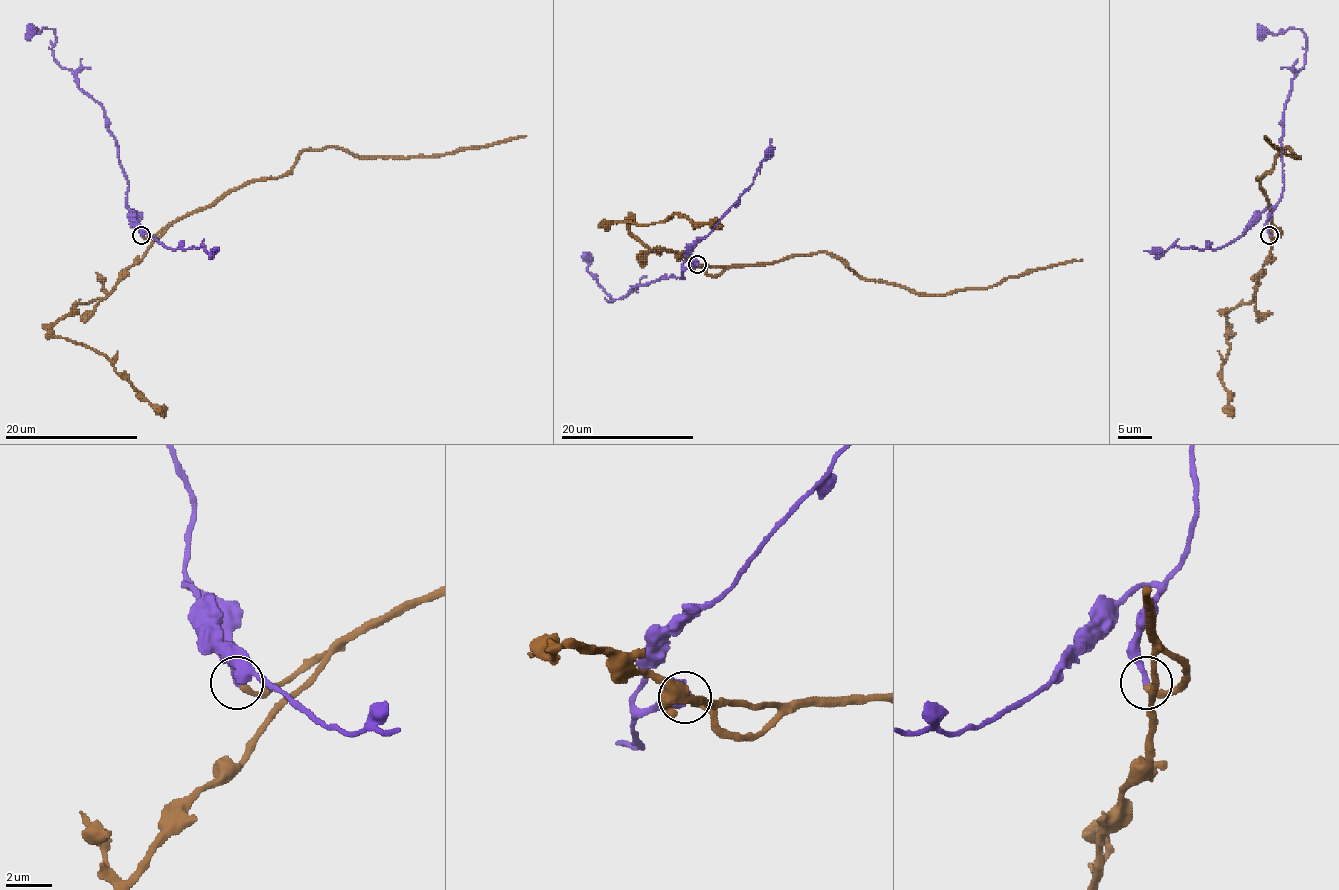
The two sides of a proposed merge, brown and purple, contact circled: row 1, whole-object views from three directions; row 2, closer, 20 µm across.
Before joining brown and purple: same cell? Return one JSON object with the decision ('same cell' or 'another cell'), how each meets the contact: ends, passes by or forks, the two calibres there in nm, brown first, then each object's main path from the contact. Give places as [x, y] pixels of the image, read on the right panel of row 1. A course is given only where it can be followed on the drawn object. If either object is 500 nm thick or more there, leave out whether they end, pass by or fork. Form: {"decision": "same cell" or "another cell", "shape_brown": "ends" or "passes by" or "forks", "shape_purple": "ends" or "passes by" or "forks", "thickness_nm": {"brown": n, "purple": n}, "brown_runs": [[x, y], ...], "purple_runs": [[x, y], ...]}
{"decision": "same cell", "shape_brown": "ends", "shape_purple": "ends", "thickness_nm": {"brown": 280, "purple": 240}, "brown_runs": [[1269, 236], [1277, 237], [1281, 232], [1272, 222], [1257, 179], [1287, 147], [1299, 157], [1277, 149], [1264, 135]], "purple_runs": [[1269, 236], [1267, 215], [1284, 187], [1284, 110], [1304, 67], [1306, 35], [1257, 25]]}

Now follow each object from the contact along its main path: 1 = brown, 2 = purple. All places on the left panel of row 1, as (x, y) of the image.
1: (142, 236), (150, 237), (255, 180), (282, 177), (307, 150), (339, 147), (361, 157), (436, 157), (526, 135)
2: (140, 236), (137, 215), (127, 205), (129, 187), (105, 110), (54, 57), (52, 29), (32, 34), (27, 25)

